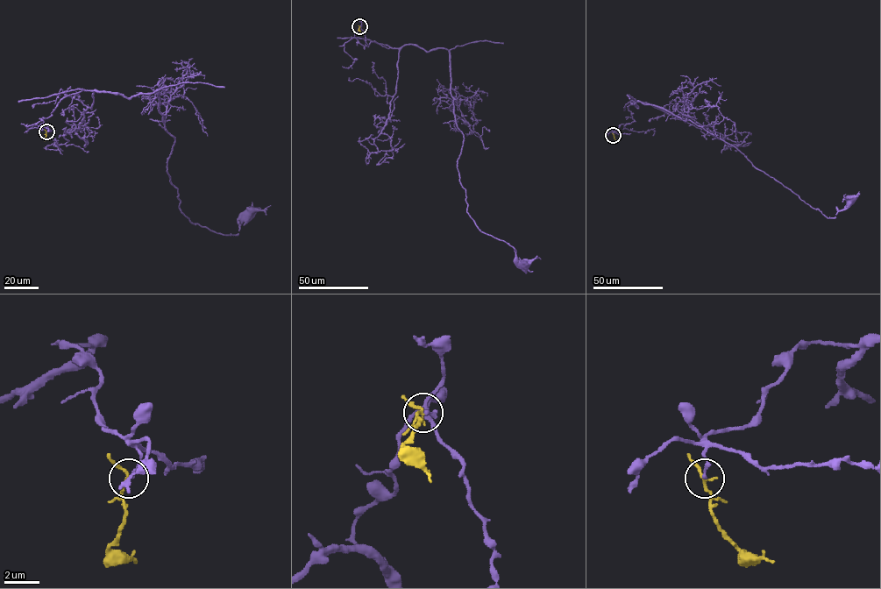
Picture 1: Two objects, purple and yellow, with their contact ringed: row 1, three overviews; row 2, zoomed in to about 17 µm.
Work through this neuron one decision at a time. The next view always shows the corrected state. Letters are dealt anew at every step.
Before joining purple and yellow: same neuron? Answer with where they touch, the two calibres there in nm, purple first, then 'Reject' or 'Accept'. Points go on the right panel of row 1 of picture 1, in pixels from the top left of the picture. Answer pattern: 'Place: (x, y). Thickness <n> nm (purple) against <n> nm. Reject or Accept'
Place: (613, 135). Thickness 170 nm (purple) against 170 nm. Reject

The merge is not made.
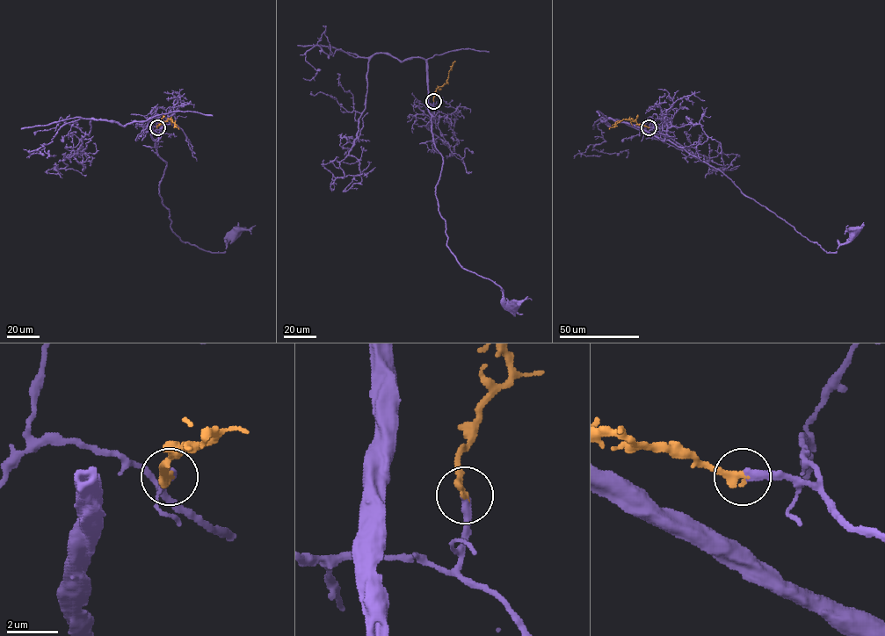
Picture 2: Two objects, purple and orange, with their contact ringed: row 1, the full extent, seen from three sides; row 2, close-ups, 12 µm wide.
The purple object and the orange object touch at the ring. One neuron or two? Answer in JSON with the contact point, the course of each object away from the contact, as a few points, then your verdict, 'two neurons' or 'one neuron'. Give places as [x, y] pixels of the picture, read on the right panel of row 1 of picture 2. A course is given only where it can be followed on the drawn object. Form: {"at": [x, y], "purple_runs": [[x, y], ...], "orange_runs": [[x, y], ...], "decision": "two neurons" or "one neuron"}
{"at": [649, 127], "purple_runs": [[649, 126], [664, 140], [670, 140], [719, 169], [743, 193], [827, 252], [836, 252], [853, 231]], "orange_runs": [[649, 127], [632, 119], [622, 119], [609, 129]], "decision": "one neuron"}

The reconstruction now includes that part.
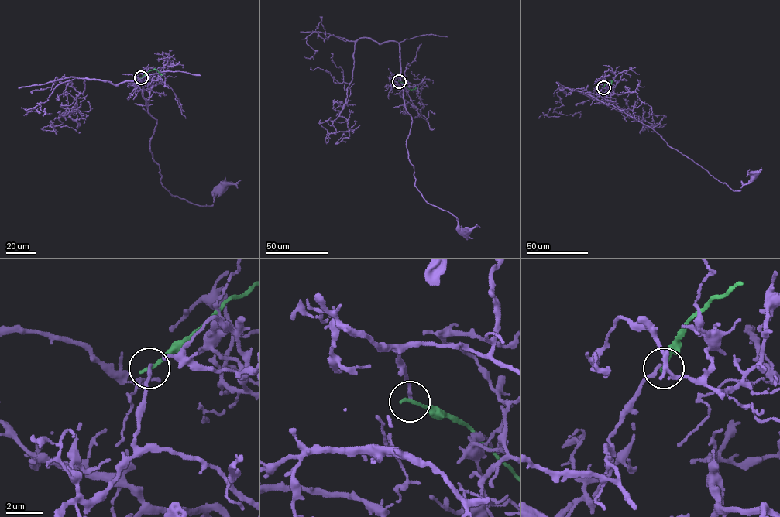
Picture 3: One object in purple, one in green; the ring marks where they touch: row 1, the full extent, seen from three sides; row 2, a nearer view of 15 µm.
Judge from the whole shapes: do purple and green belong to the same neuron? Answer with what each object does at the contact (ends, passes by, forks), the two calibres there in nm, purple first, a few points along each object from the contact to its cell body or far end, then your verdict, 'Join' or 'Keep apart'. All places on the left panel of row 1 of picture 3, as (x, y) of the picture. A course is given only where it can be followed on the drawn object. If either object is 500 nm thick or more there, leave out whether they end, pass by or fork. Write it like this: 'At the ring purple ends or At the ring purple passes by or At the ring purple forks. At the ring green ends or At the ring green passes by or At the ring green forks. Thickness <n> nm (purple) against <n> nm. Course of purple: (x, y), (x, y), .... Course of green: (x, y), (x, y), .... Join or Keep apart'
At the ring purple ends. At the ring green ends. Thickness 190 nm (purple) against 200 nm. Course of purple: (141, 77), (152, 91), (146, 104), (156, 121), (149, 149), (160, 183), (199, 206), (212, 206), (221, 185). Course of green: (141, 77), (153, 69), (162, 74). Keep apart

